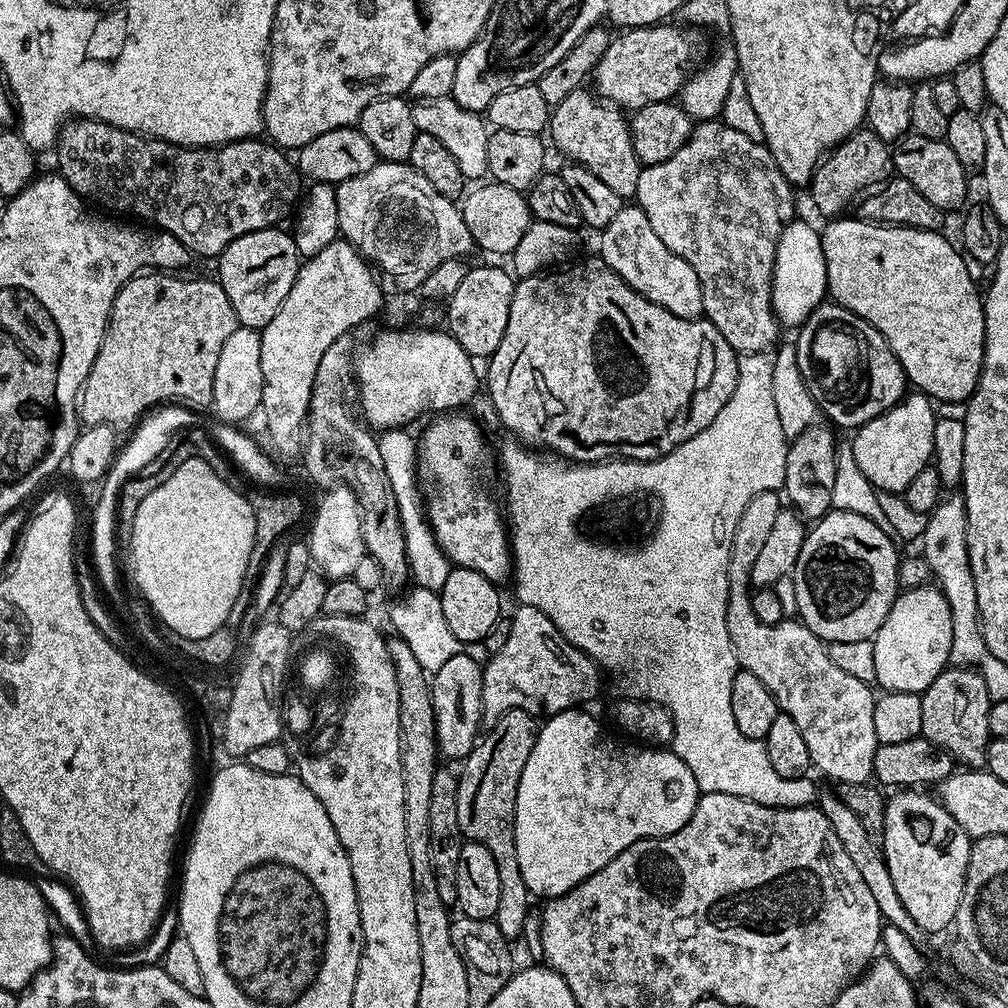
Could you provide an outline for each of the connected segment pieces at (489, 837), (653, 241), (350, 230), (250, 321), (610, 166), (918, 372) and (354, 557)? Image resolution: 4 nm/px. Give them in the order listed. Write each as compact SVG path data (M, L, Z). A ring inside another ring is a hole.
M511 708L483 733L482 739L463 760L458 782L458 826L465 841L484 844L486 850L494 854L494 862L498 862L498 882L502 882L502 890L498 893L498 910L494 919L498 930L502 930L510 942L515 941L515 936L522 935L528 924L530 893L526 882L522 882L522 870L518 870L514 826L518 782L522 770L526 770L526 758L530 758L530 750L534 750L537 731L537 717Z
M622 206L618 210L618 214L614 214L614 219L599 233L599 259L604 260L606 266L610 266L610 270L614 270L614 274L618 274L618 278L622 278L622 282L626 282L626 286L638 290L638 294L642 294L650 302L670 310L670 314L678 314L678 318L697 319L703 313L704 303L702 302L702 282L698 282L698 274L694 274L694 266L690 266L690 262L686 262L686 258L678 258L678 254L674 254L674 250L670 250L664 245L662 238L658 238L658 234L654 234L654 230L650 226L650 218L646 218L646 214L641 208L631 207Z
M377 162L358 178L335 185L338 206L339 235L355 246L365 260L374 265L380 288L384 294L416 292L429 283L431 272L436 272L447 260L456 260L473 251L472 235L466 230L466 222L460 216L457 201L446 198L418 174L412 165Z
M273 226L242 234L242 238L234 238L234 242L230 242L230 246L226 246L226 250L218 257L218 281L226 290L226 298L230 298L230 306L234 306L239 327L257 330L266 327L278 314L283 300L294 286L294 278L302 259L291 235L287 231L284 233L282 229L283 227Z
M593 91L588 92L568 92L560 101L555 101L548 117L547 135L552 135L552 144L565 157L565 161L573 164L580 164L590 174L594 174L601 182L606 182L614 194L621 198L635 197L638 190L638 174L641 170L641 163L636 156L636 151L632 145L632 129L630 120L621 109L615 104L610 104L606 100L600 99Z
M832 218L820 232L822 242L822 254L826 258L826 278L828 279L827 295L835 303L841 304L844 308L849 308L854 314L858 314L870 326L874 326L882 334L882 338L890 346L890 350L898 358L902 366L907 383L913 389L919 390L933 401L939 400L960 400L967 401L976 389L976 383L982 370L984 361L984 301L981 293L976 292L976 284L972 281L972 272L969 261L962 255L961 249L955 243L951 244L946 237L940 236L939 231L918 230L917 228L902 228L891 224L881 224L863 218L856 220L844 220L845 218Z
M347 484L329 487L316 508L312 529L306 535L306 543L312 555L313 565L329 581L347 580L357 575L360 563L366 560L364 539L362 538L362 514L358 498Z

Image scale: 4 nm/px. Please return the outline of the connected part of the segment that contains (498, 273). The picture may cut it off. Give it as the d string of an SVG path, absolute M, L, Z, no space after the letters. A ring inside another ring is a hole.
M472 268L461 279L455 281L457 290L446 300L448 306L447 331L473 358L490 358L506 334L506 322L510 322L510 302L517 281L513 273L500 268Z

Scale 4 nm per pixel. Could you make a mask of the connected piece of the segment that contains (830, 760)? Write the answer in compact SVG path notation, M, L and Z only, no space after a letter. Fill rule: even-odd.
M779 491L754 494L746 510L742 510L742 518L738 518L738 530L734 530L728 563L726 630L730 630L736 663L743 671L761 679L770 694L774 694L781 713L794 718L798 730L802 730L806 750L810 750L815 771L825 772L833 782L866 784L873 779L874 754L878 747L873 689L834 666L825 641L819 640L799 619L785 618L777 624L767 624L754 615L750 591L754 562L781 507Z

